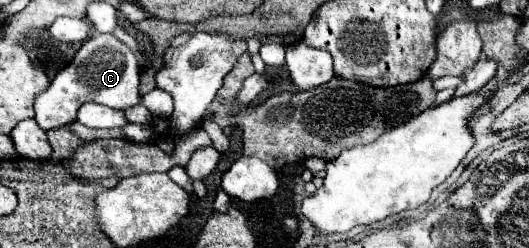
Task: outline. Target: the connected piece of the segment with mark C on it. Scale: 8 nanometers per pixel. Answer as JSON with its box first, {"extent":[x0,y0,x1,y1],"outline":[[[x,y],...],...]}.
{"extent":[34,33,140,131],"outline":[[[112,33],[104,35],[94,35],[82,47],[76,51],[74,61],[66,65],[54,79],[48,91],[40,93],[36,97],[34,109],[36,109],[36,121],[38,125],[48,131],[56,127],[64,127],[76,119],[76,111],[86,103],[100,103],[108,105],[112,109],[130,109],[140,103],[140,93],[138,93],[138,83],[140,83],[140,65],[136,55],[122,43],[118,41]]]}

